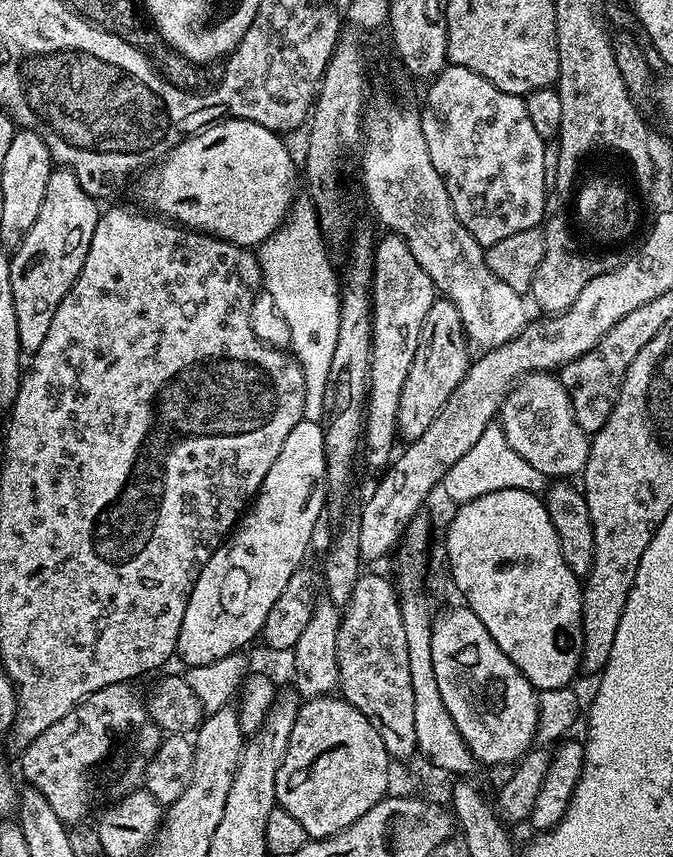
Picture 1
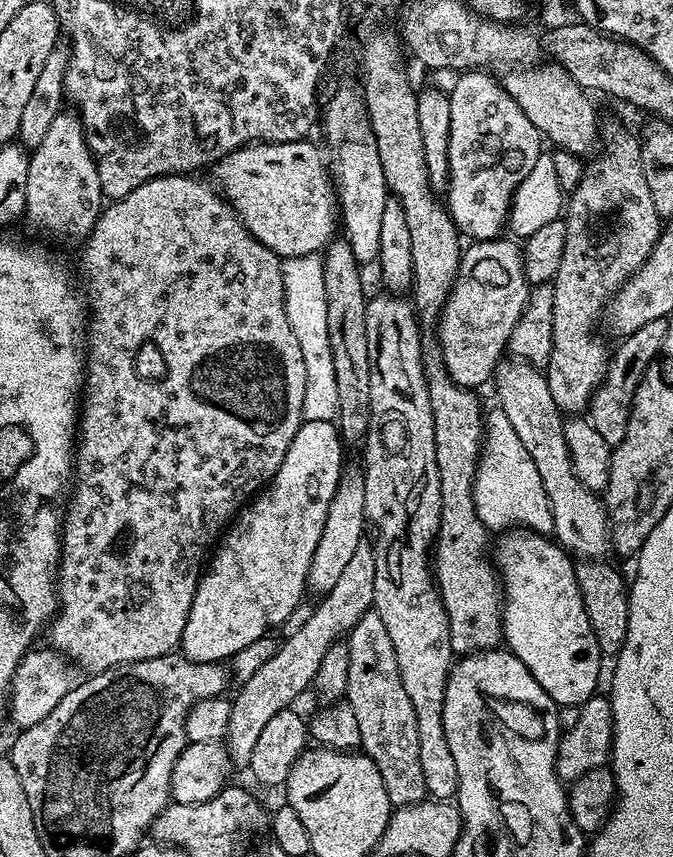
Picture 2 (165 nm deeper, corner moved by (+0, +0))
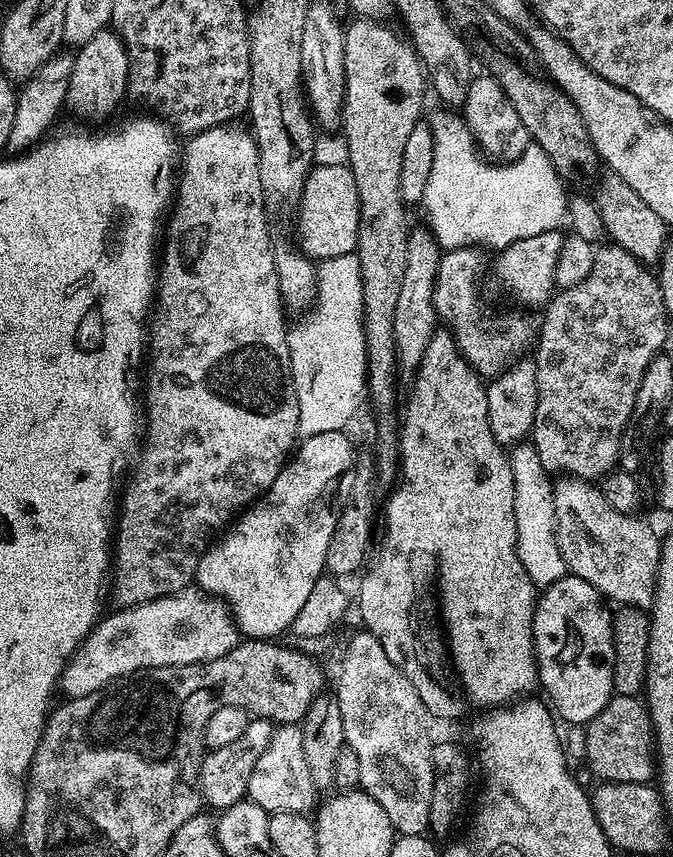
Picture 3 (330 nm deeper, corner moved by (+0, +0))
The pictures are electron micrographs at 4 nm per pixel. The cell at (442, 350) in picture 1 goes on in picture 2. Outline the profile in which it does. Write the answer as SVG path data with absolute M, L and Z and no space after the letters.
M504 239L472 242L463 249L456 281L434 329L440 339L444 368L463 388L480 390L484 382L491 381L510 334L528 304L530 285L525 278L523 251L518 244Z

